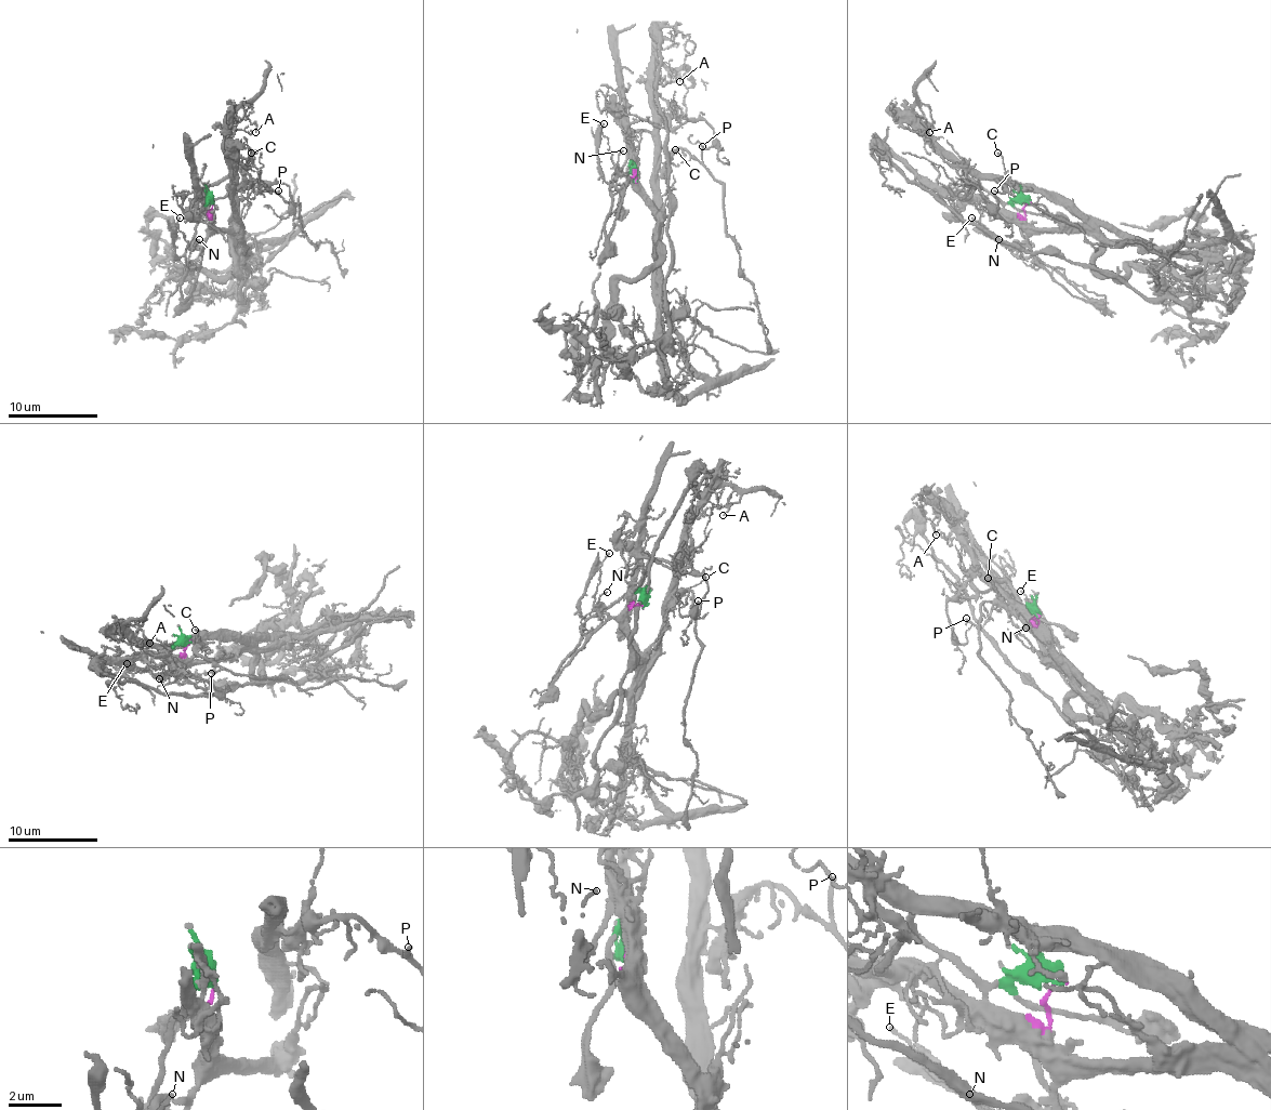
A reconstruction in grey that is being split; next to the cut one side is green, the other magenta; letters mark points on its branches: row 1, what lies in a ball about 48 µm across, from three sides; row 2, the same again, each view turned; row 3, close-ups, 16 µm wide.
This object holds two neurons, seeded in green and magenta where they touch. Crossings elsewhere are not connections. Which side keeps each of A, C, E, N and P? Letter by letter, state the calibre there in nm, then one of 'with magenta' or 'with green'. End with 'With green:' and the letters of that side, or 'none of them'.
A: 80 nm thick; with green
C: 120 nm thick; with green
E: 110 nm thick; with magenta
N: 120 nm thick; with magenta
P: 130 nm thick; with green
With green: A, C, P

